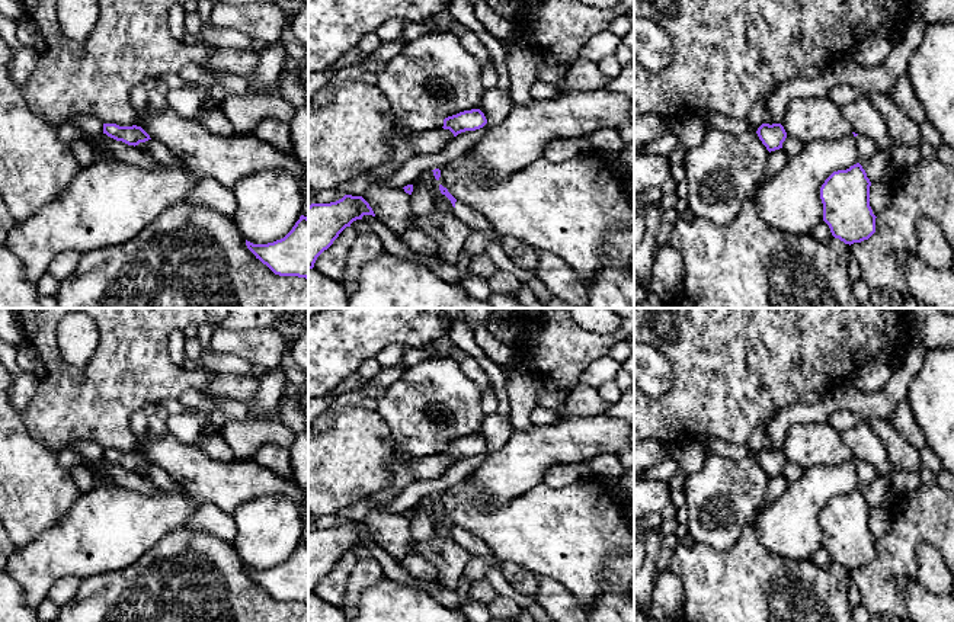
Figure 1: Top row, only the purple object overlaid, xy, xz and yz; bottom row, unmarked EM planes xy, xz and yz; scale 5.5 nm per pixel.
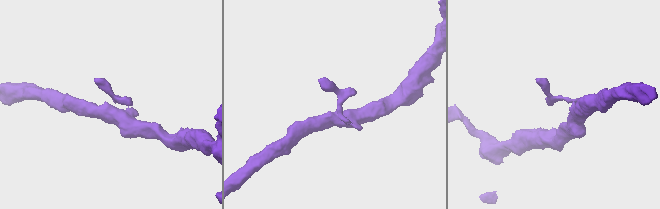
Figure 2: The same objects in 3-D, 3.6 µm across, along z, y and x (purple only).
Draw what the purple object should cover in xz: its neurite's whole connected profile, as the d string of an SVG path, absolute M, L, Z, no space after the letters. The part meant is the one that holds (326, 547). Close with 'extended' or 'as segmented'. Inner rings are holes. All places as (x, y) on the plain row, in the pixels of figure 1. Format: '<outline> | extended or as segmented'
M345 520L336 528L311 529L308 532L308 594L314 593L317 583L346 552L362 545L364 541L375 542L362 522Z | as segmented

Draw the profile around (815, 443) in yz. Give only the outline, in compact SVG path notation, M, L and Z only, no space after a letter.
M827 421L791 426L781 451L787 461L804 469L814 465L838 465L852 459L852 451L842 439L842 433Z

